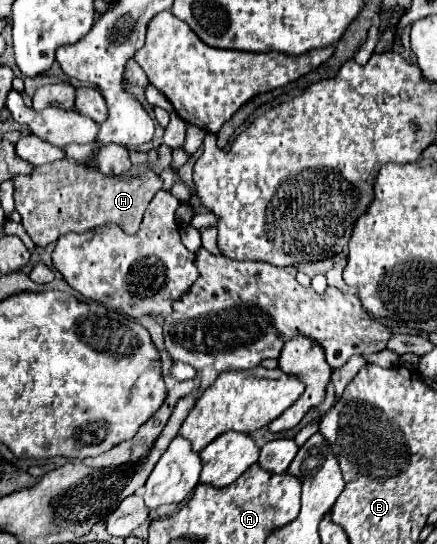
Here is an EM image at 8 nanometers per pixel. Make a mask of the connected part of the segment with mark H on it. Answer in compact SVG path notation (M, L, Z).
M70 160L52 162L38 166L30 176L20 176L16 184L16 210L22 216L22 226L36 246L48 246L68 232L88 232L102 224L118 224L126 234L136 234L144 210L148 208L154 194L162 188L162 180L154 172L140 174L130 180L108 178L98 170L72 164Z

